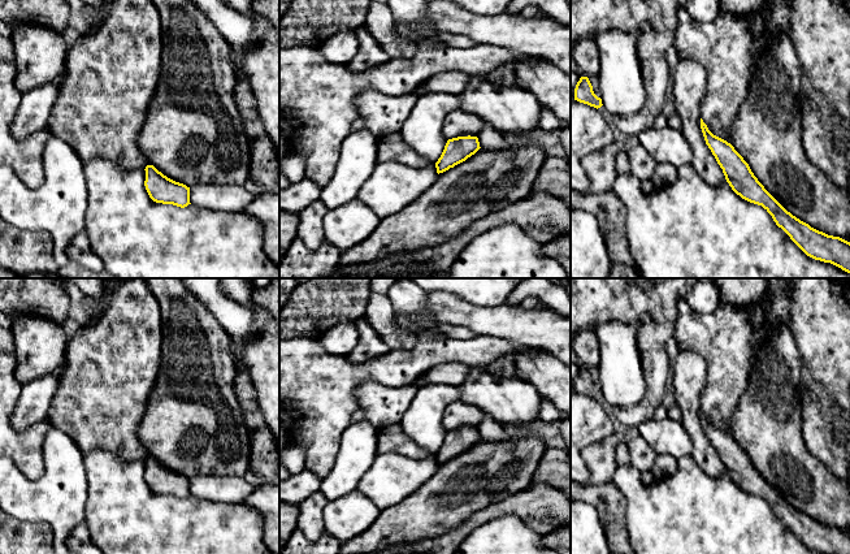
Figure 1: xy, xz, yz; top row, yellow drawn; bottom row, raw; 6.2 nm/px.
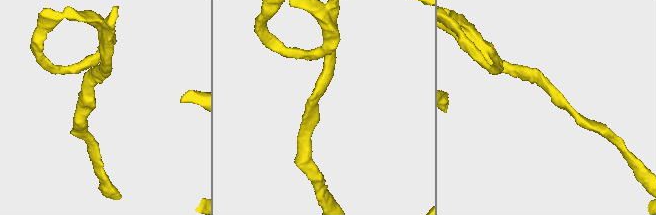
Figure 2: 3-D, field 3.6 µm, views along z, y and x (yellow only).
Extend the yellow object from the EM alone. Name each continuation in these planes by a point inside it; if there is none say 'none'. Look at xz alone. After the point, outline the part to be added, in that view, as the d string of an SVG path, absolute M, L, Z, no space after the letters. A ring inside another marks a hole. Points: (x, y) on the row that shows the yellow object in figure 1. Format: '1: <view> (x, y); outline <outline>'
none

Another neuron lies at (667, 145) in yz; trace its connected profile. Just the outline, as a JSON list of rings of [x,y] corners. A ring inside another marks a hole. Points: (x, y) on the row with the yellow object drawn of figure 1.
[[[652,126],[641,131],[637,137],[639,144],[656,164],[667,163],[680,168],[693,163],[691,147],[682,130],[671,126],[663,129]]]

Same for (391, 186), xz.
[[[434,92],[419,96],[403,124],[402,135],[430,164],[411,168],[396,161],[378,163],[356,199],[383,218],[399,212],[431,186],[438,174],[435,163],[447,143],[442,131],[443,122],[457,109],[460,101],[456,95]]]

